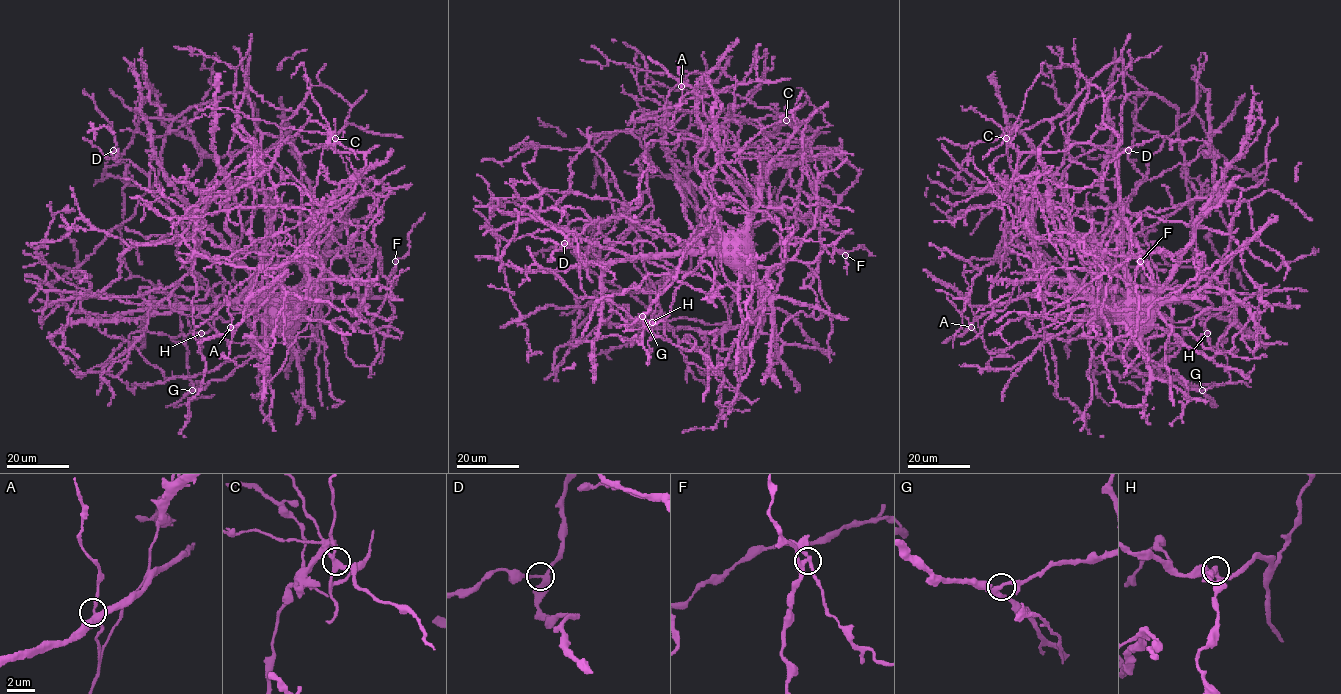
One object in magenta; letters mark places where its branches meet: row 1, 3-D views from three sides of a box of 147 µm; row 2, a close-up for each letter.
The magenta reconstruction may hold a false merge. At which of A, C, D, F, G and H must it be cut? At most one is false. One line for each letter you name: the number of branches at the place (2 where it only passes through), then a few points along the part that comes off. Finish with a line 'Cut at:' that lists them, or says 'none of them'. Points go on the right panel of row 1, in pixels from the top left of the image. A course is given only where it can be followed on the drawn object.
F: Branches: 4. Course of the part to remove: (1140, 262), (1147, 276), (1159, 285)
Cut at: F

